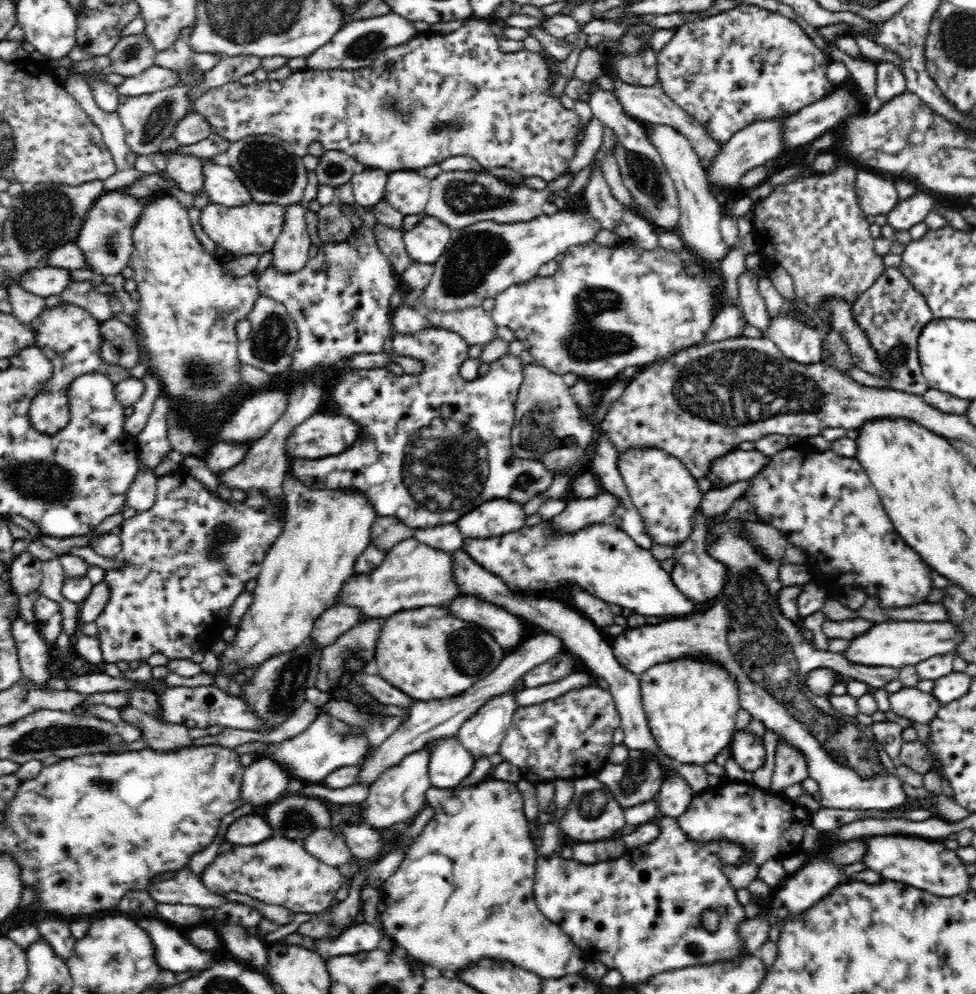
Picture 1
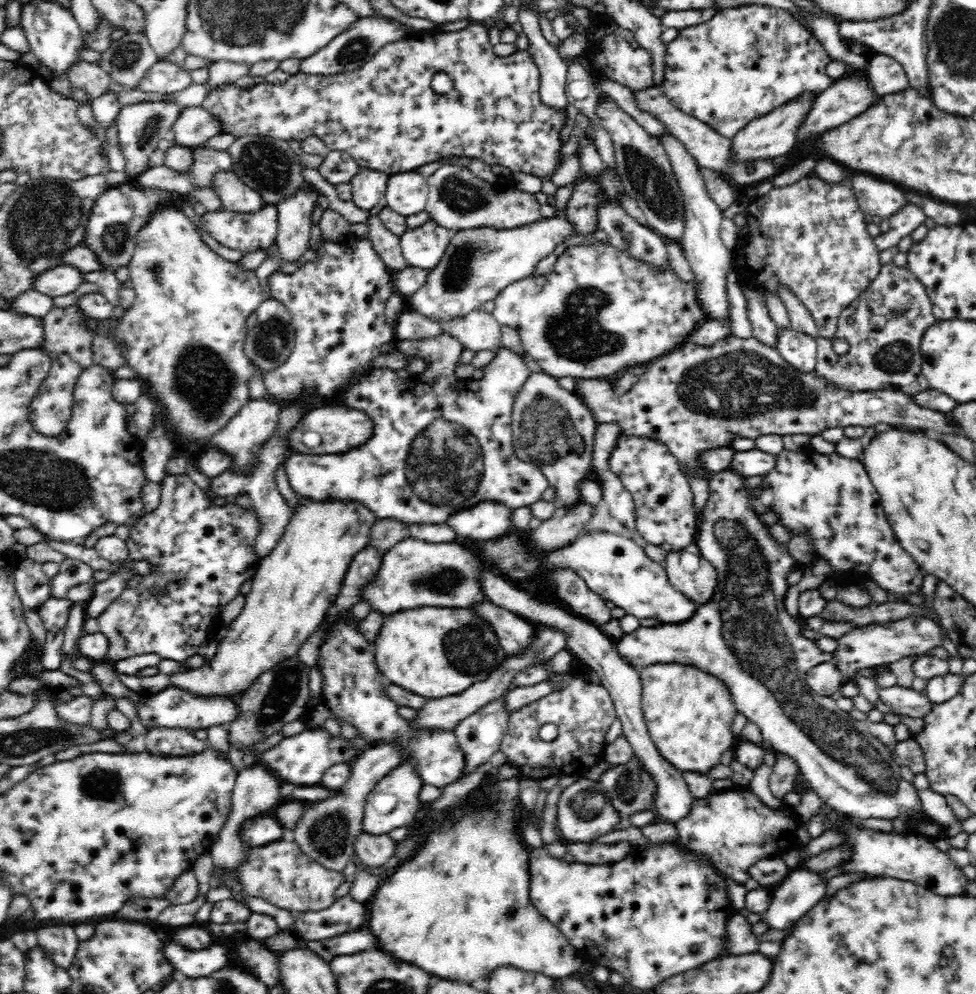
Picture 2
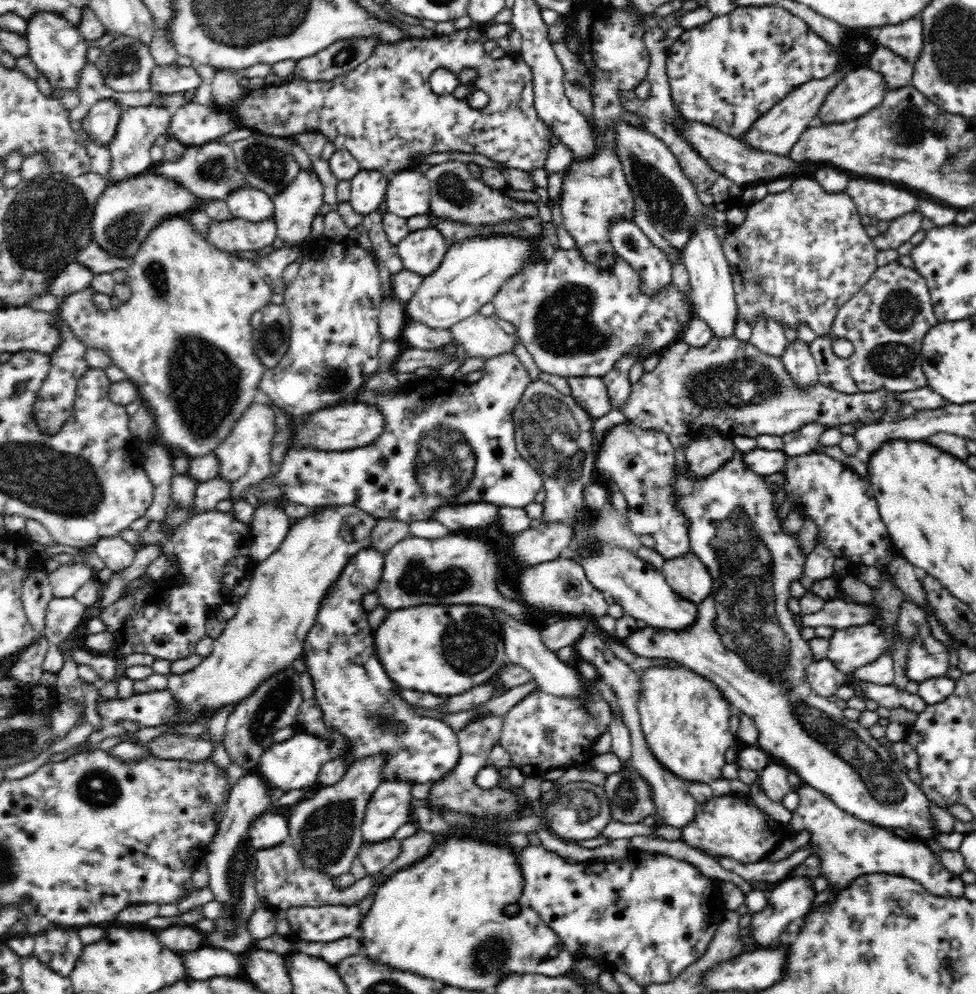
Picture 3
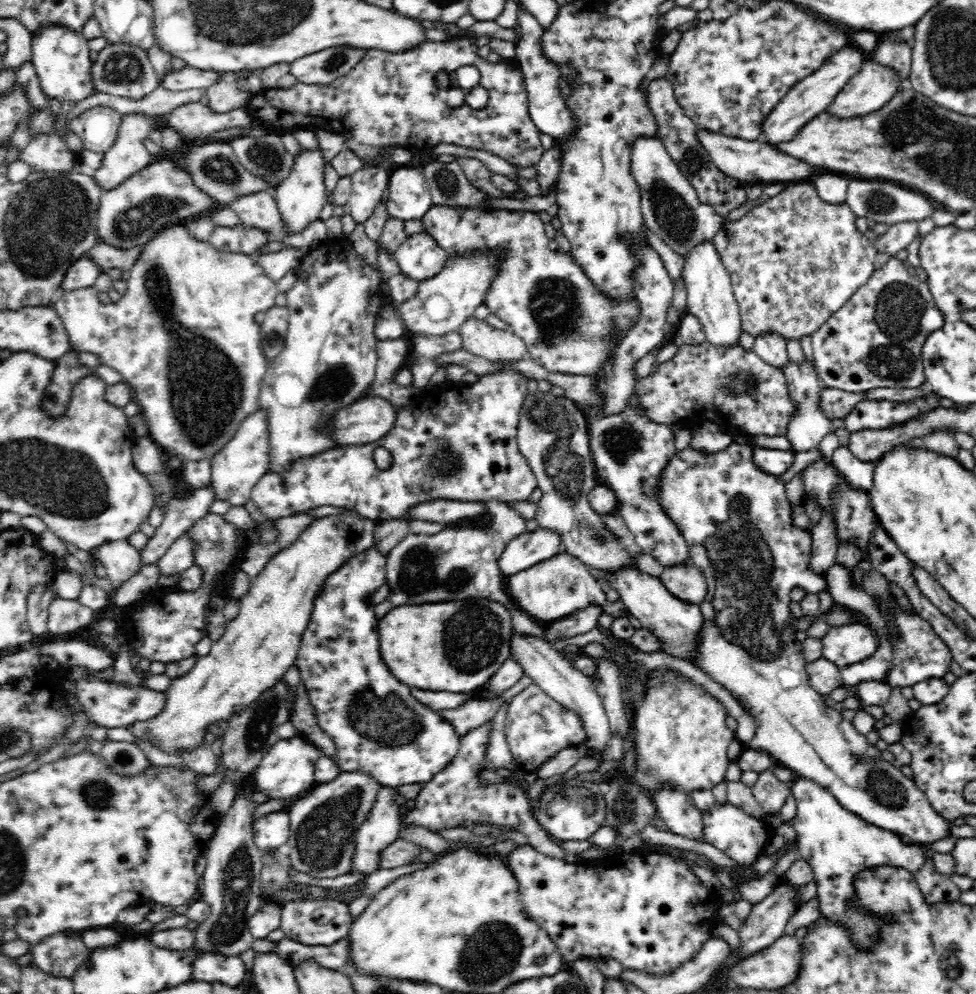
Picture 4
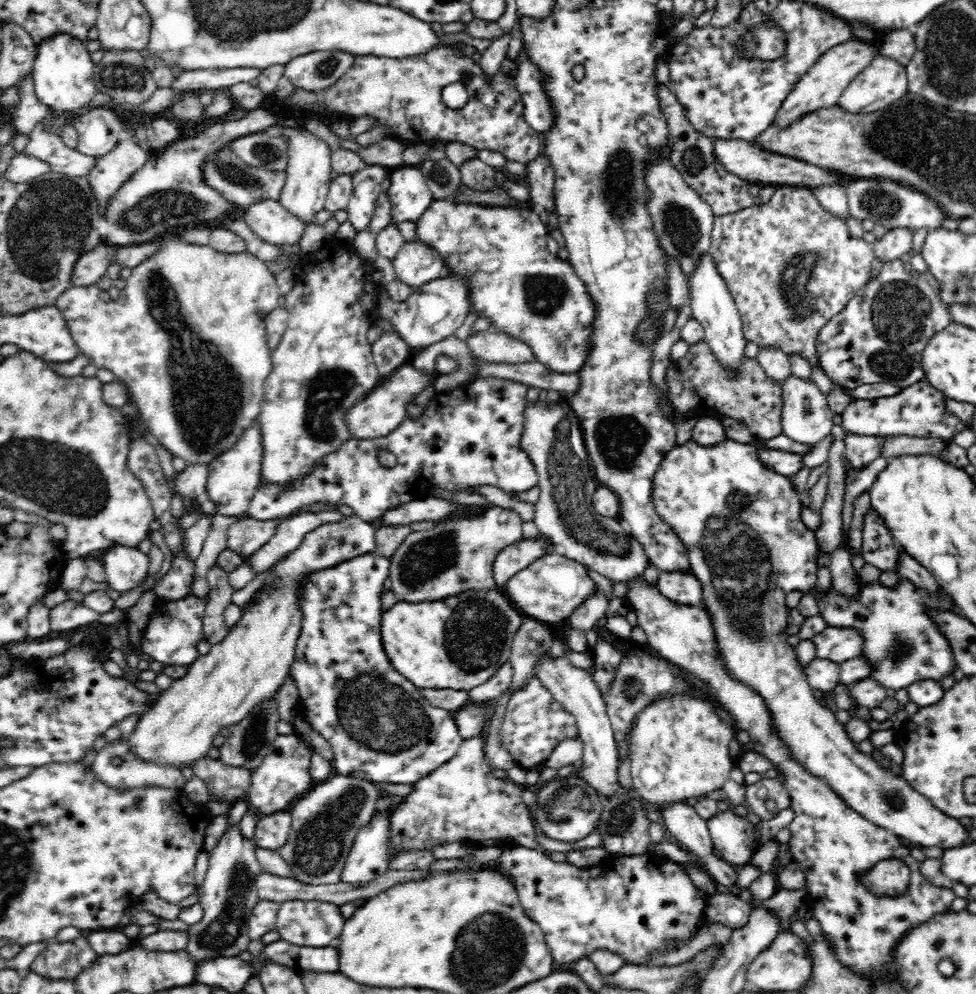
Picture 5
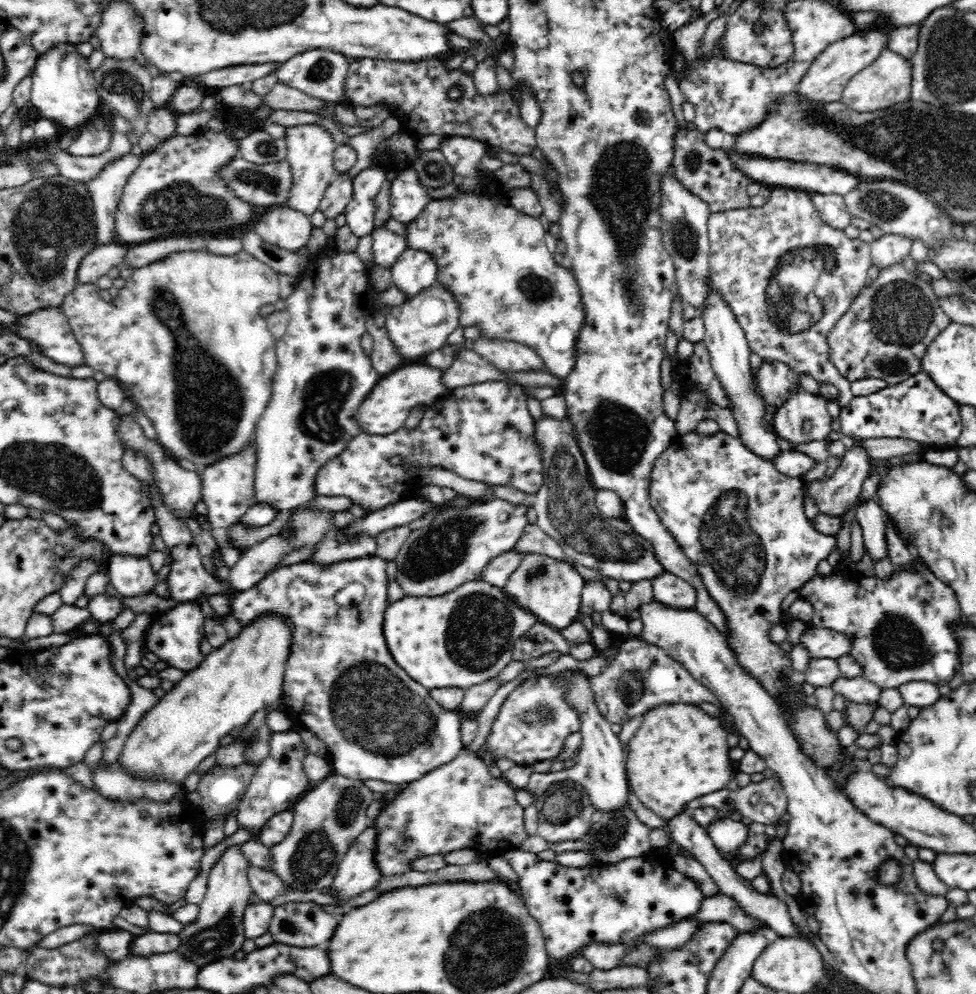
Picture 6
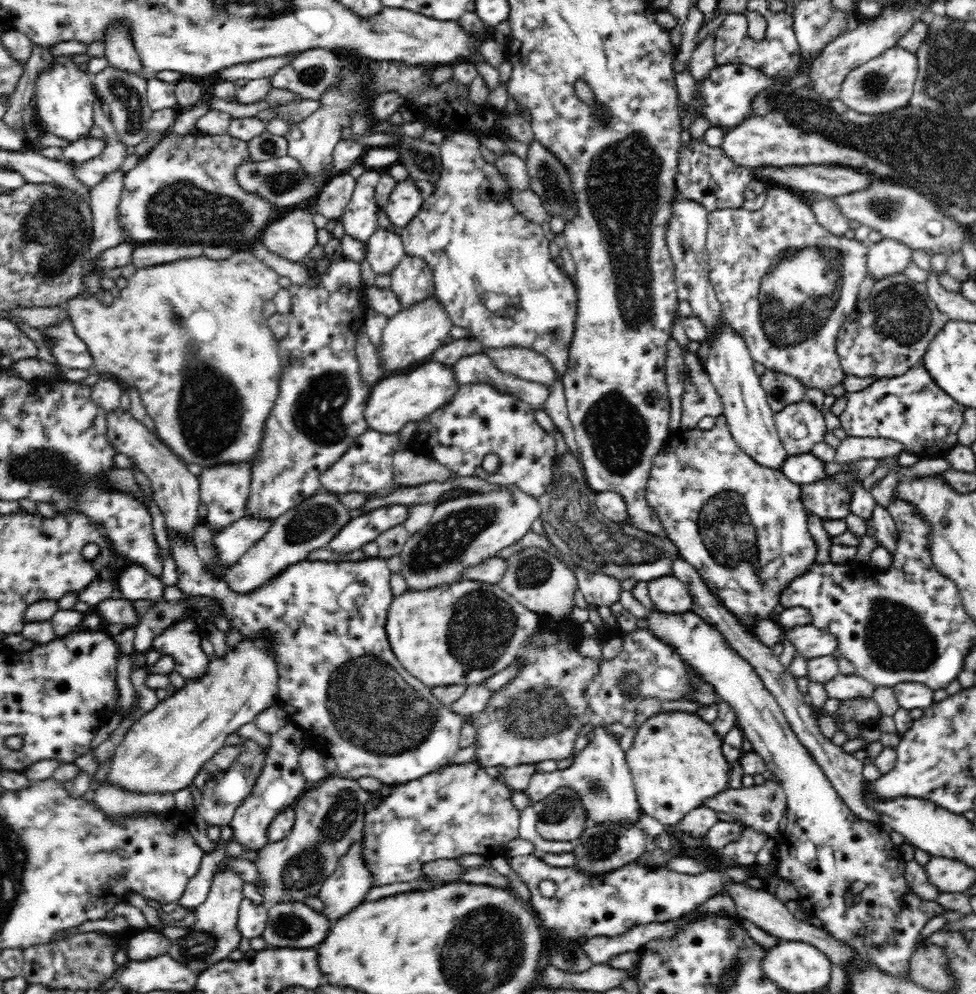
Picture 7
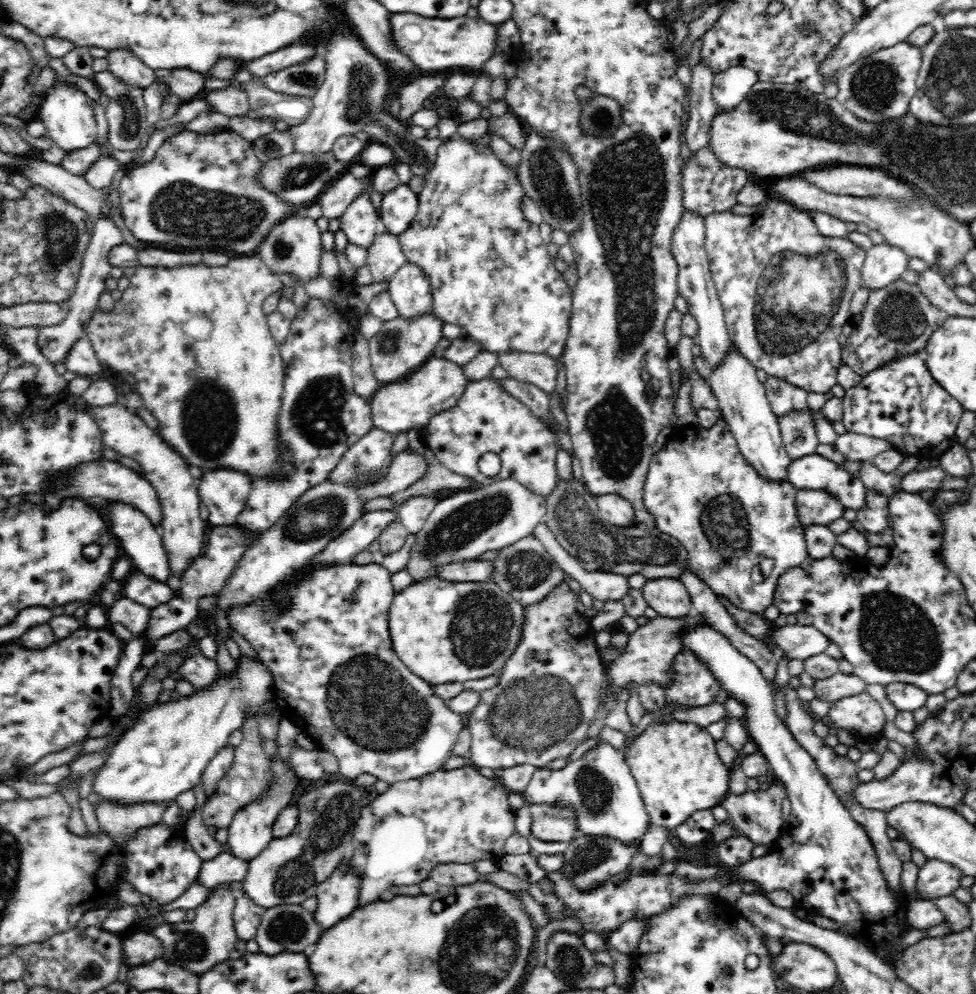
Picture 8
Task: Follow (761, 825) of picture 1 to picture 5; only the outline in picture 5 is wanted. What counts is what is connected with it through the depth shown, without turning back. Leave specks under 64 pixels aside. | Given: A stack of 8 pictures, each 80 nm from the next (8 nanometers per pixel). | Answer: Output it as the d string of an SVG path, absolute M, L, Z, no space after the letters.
M732 808L724 811L717 810L710 818L706 818L706 822L716 852L733 866L748 864L752 855L760 847L754 821L749 816L737 814Z

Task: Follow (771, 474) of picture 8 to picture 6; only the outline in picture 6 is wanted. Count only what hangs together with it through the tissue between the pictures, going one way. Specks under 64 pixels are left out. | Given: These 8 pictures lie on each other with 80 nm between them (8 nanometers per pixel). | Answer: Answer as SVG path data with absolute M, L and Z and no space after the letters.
M708 274L708 296L704 300L704 304L698 309L700 318L705 325L705 334L703 343L709 350L709 356L712 368L720 379L721 384L725 386L725 394L729 396L729 400L733 404L732 414L738 421L739 439L744 446L758 457L762 457L764 461L772 461L781 449L776 443L777 433L770 431L768 427L764 427L762 416L764 416L764 401L756 395L756 389L752 385L752 369L750 369L750 351L747 338L742 326L738 323L736 315L732 313L729 304L723 299L715 284L711 282L711 275Z

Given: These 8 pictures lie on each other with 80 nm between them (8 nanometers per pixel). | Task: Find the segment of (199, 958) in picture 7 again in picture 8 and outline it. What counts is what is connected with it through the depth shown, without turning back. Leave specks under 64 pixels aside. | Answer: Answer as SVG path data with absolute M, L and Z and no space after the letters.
M230 883L218 884L211 889L208 898L195 909L192 922L158 924L151 930L151 933L162 941L163 957L168 962L200 975L228 959L228 954L239 940L233 919L239 893L230 888Z

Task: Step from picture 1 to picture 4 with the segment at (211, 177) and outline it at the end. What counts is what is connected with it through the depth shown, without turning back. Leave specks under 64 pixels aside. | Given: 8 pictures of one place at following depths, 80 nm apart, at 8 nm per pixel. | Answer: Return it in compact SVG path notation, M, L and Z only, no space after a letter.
M268 191L256 192L236 198L227 206L240 218L242 224L269 231L273 239L288 234L283 224L274 195Z

